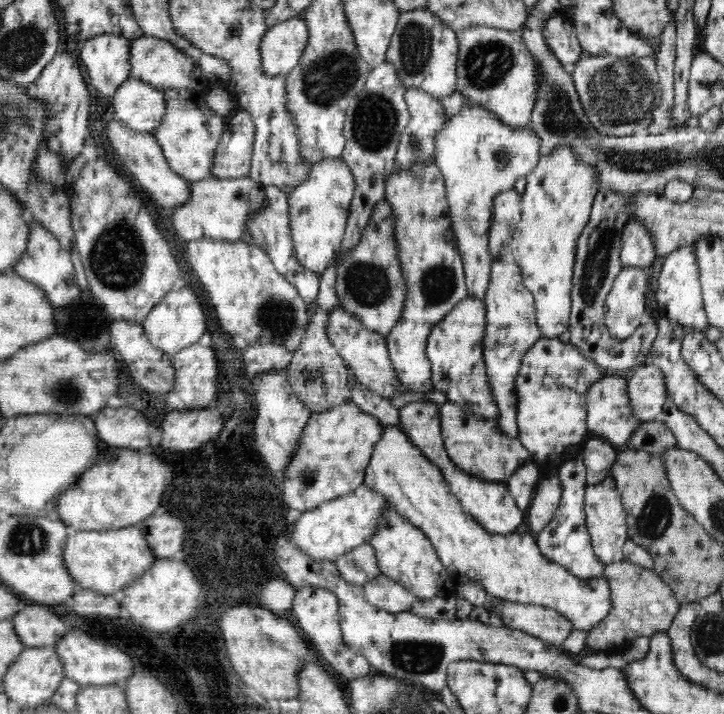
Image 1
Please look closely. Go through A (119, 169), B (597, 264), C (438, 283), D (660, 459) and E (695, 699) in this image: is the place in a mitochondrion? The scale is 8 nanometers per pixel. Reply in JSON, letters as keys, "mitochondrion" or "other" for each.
{"A":"other","B":"mitochondrion","C":"mitochondrion","D":"other","E":"other"}

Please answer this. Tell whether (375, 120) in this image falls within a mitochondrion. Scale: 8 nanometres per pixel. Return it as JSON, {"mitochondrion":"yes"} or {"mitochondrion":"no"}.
{"mitochondrion":"yes"}

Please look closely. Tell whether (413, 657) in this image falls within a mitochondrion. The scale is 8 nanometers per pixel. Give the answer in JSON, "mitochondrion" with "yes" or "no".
{"mitochondrion":"yes"}

